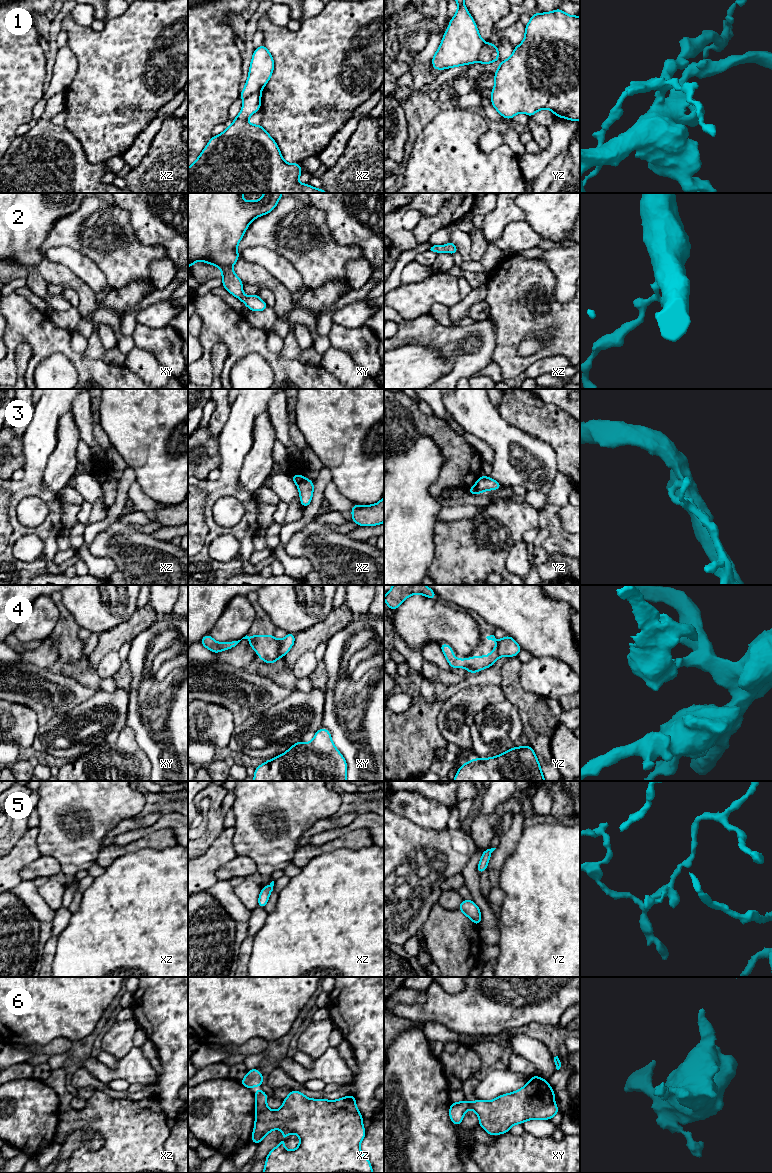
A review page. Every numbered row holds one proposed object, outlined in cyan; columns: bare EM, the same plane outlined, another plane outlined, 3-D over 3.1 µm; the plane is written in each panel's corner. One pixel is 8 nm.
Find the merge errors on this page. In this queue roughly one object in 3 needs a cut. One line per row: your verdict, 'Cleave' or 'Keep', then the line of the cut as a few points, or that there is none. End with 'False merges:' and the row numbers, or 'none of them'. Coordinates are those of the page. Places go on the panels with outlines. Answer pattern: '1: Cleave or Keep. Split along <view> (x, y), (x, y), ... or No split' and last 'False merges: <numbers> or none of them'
1: Cleave. Split along xz (260, 91), (255, 91), (243, 99)
2: Keep. No split
3: Cleave. Split along yz (475, 484), (480, 492)
4: Cleave. Split along xy (279, 641), (278, 652), (282, 656)
5: Keep. No split
6: Keep. No split
False merges: 1, 3, 4

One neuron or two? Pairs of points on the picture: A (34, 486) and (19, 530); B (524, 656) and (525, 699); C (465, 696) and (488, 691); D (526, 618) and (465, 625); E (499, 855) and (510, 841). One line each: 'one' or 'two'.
A: one
B: two
C: one
D: two
E: one

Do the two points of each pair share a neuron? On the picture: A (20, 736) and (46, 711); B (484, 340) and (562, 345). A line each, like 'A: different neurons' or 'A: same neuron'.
A: different neurons
B: different neurons

